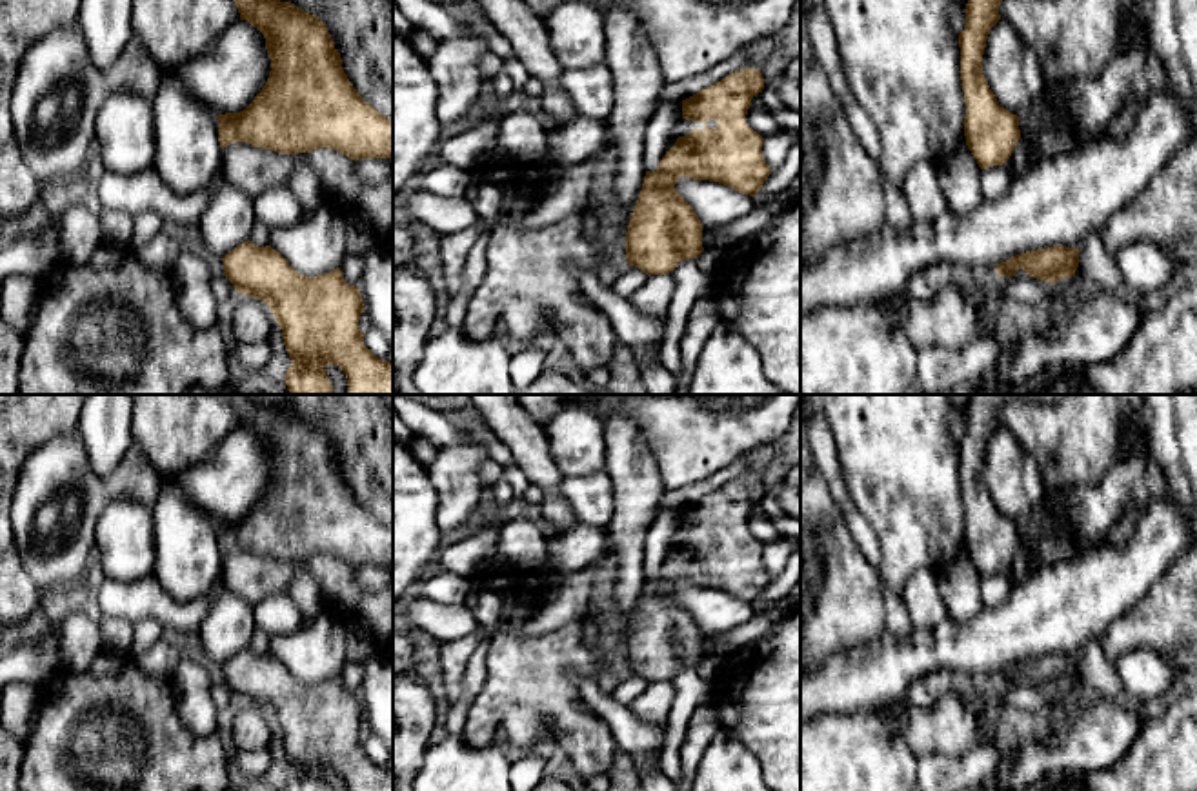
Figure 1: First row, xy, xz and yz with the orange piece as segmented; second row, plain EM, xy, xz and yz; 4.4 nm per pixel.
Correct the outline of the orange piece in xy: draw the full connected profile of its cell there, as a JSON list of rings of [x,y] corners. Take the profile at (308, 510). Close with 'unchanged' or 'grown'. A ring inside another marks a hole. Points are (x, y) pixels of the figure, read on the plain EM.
[[[211,395],[227,402],[266,446],[271,478],[266,493],[240,520],[218,522],[218,549],[246,549],[284,562],[335,556],[351,567],[393,566],[393,527],[378,520],[353,495],[326,431],[291,409],[271,407],[247,395]]]; unchanged

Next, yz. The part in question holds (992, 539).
[[[971,395],[966,433],[959,442],[964,544],[981,576],[1002,573],[1021,547],[1019,524],[1001,515],[982,482],[990,436],[1001,427],[999,411],[1015,400],[1057,404],[1064,395]]]; unchanged

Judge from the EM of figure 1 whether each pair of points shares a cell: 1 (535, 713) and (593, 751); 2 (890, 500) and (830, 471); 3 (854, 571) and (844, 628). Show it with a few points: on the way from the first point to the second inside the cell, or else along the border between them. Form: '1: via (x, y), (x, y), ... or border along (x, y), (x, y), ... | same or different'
1: via (550, 713), (555, 713), (579, 737) | same
2: border along (832, 435), (844, 490), (863, 515) | different
3: via (844, 586), (844, 613) | same

